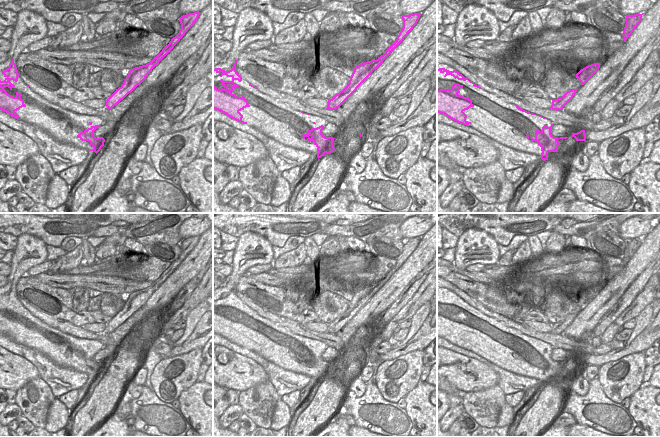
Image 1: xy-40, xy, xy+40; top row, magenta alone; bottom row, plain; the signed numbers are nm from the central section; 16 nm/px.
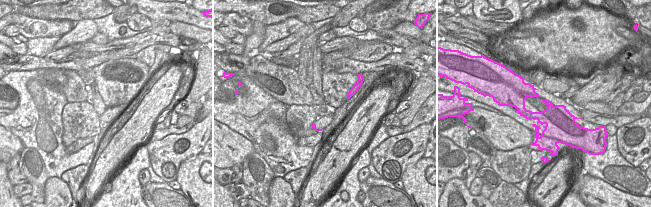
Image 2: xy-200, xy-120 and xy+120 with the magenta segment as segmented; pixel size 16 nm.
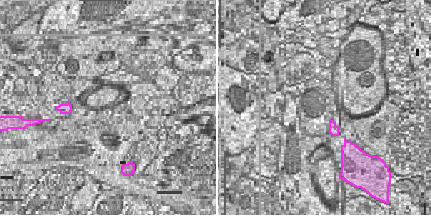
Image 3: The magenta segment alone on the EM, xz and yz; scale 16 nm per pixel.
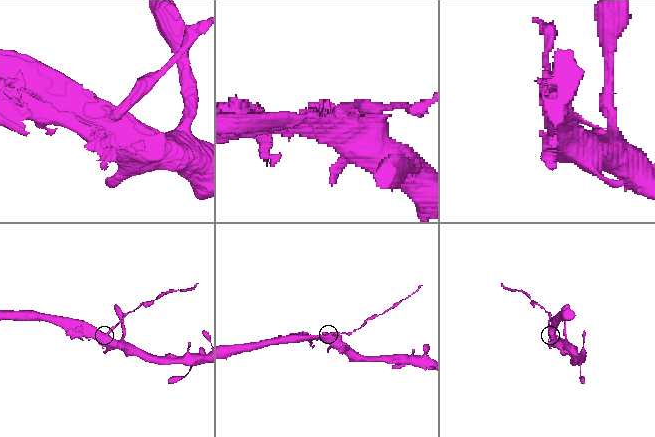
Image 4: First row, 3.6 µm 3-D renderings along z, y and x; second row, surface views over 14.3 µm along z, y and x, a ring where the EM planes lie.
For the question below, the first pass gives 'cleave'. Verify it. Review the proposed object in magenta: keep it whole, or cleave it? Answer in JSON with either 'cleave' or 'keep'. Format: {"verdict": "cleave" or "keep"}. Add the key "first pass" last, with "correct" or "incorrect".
{"verdict": "cleave", "first pass": "correct"}

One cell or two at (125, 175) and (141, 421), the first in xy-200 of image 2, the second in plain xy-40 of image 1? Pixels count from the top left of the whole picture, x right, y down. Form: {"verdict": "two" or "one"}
{"verdict": "two"}

